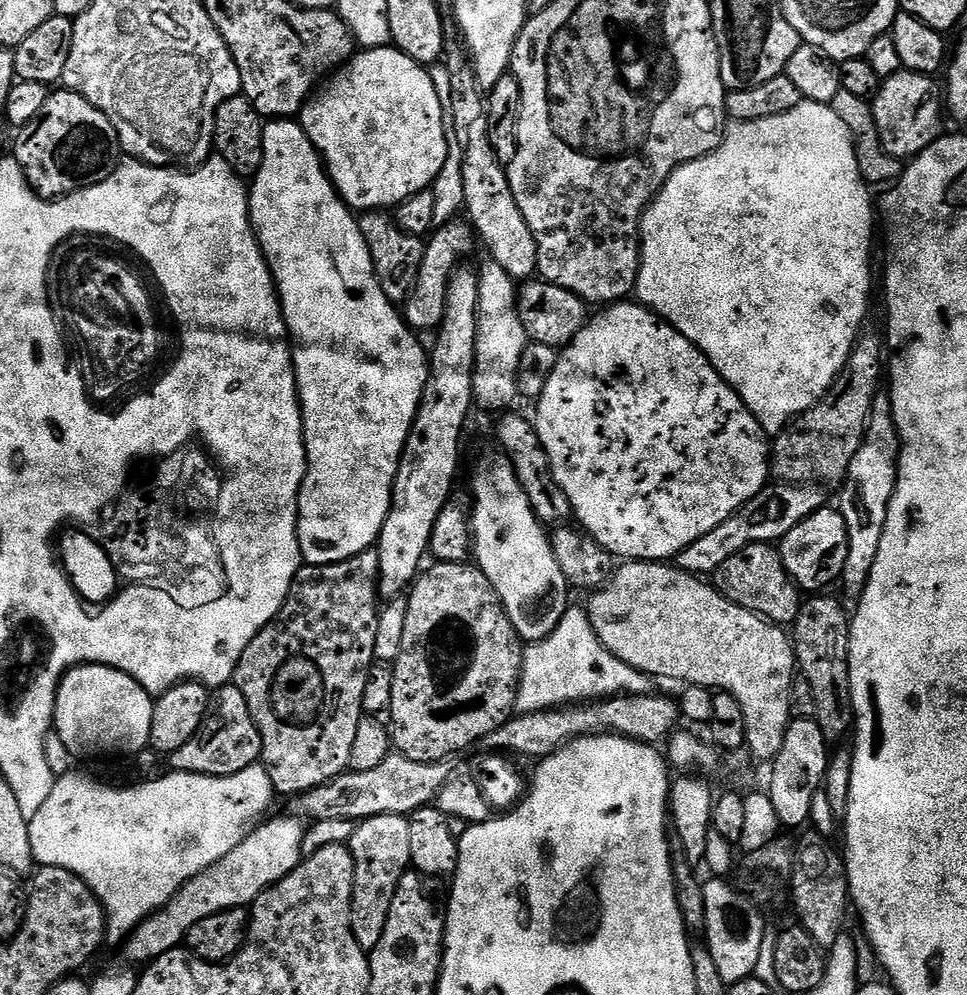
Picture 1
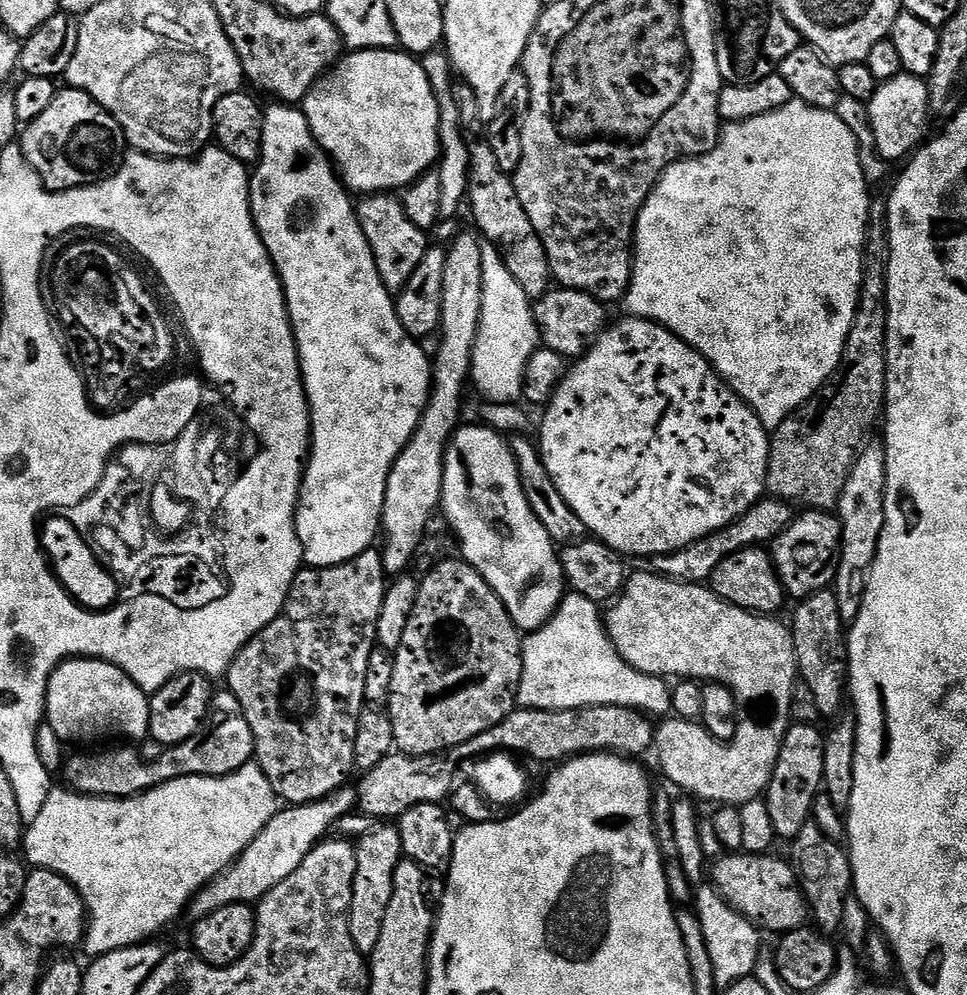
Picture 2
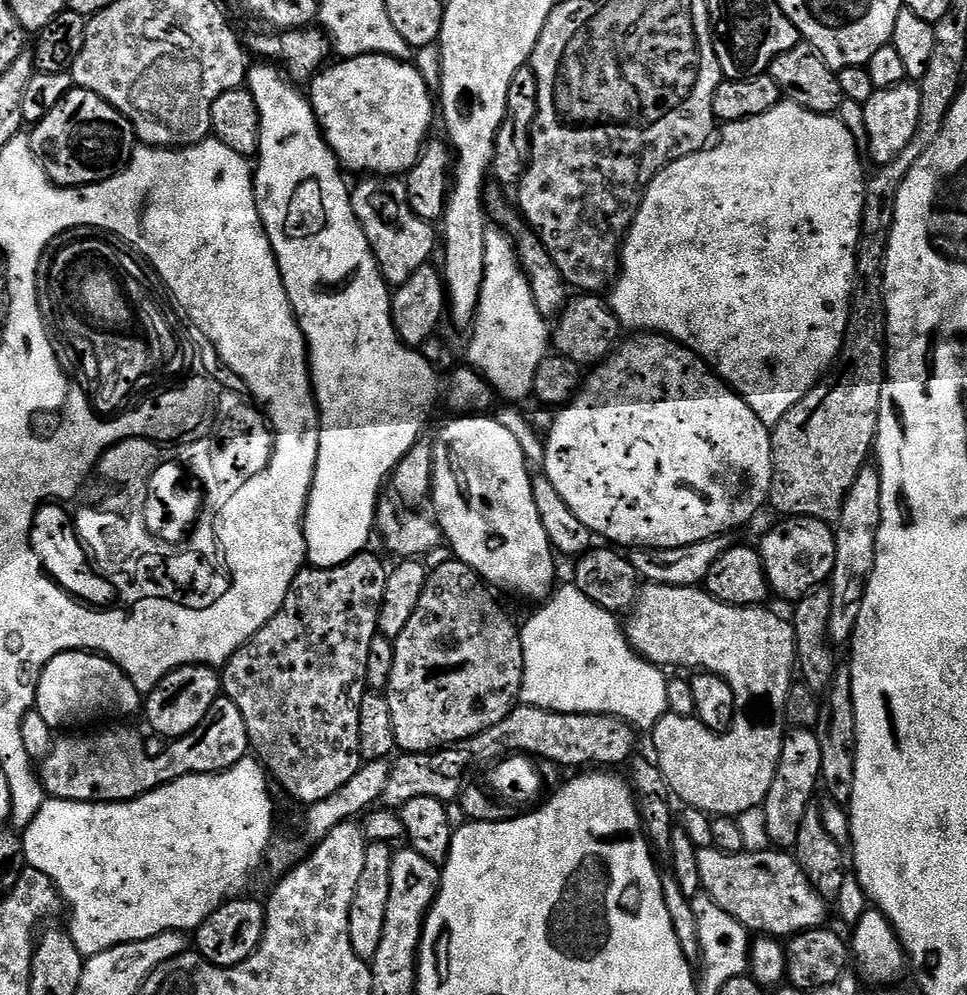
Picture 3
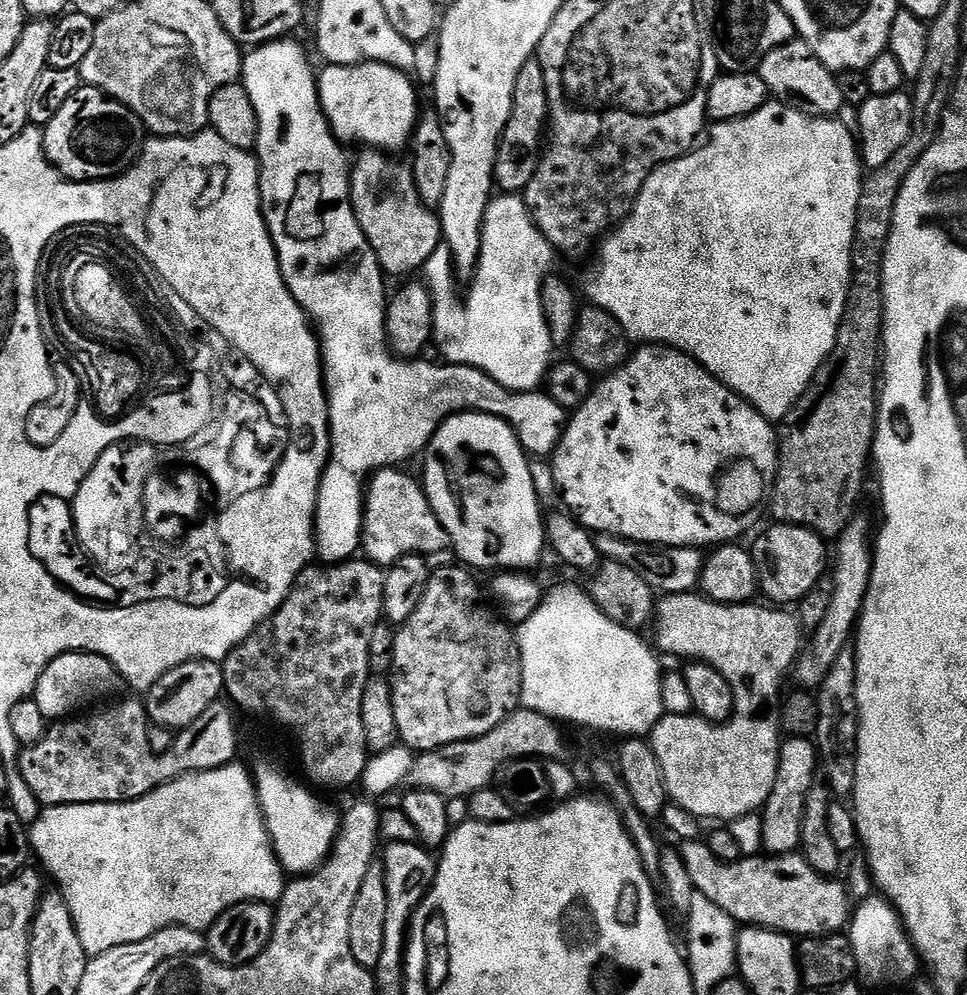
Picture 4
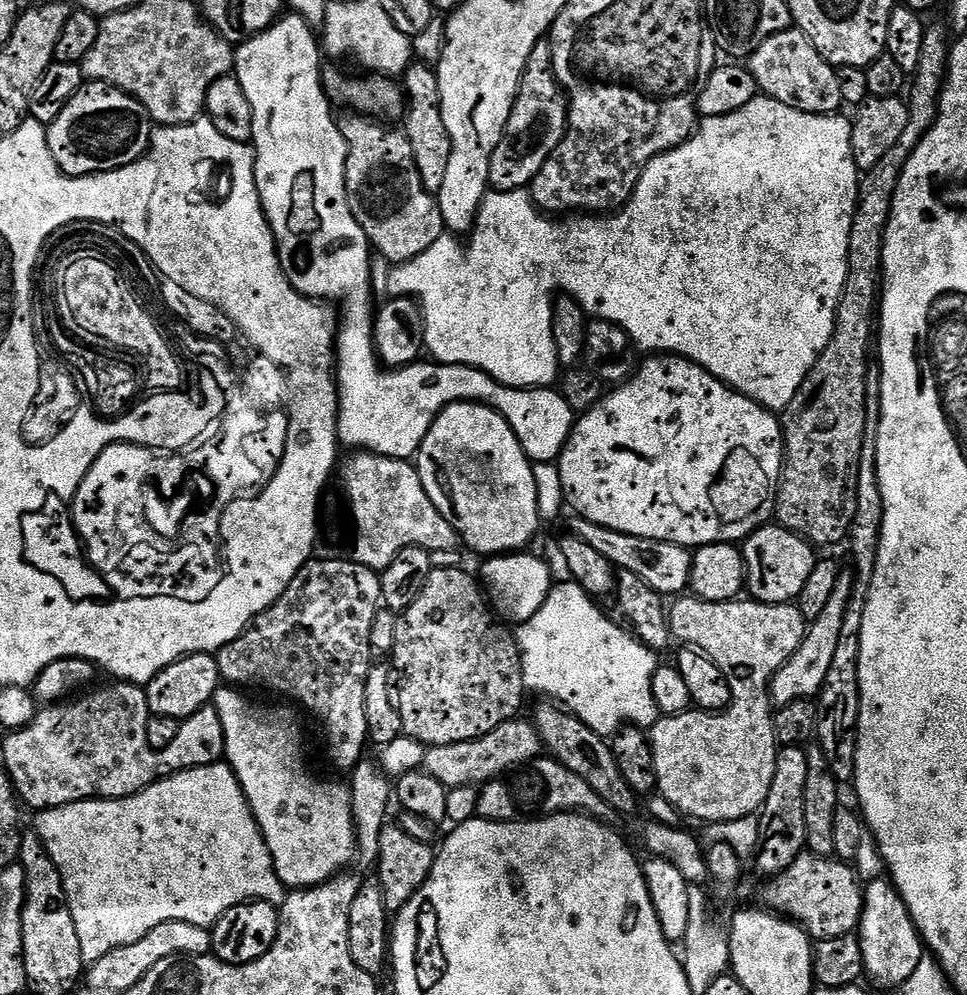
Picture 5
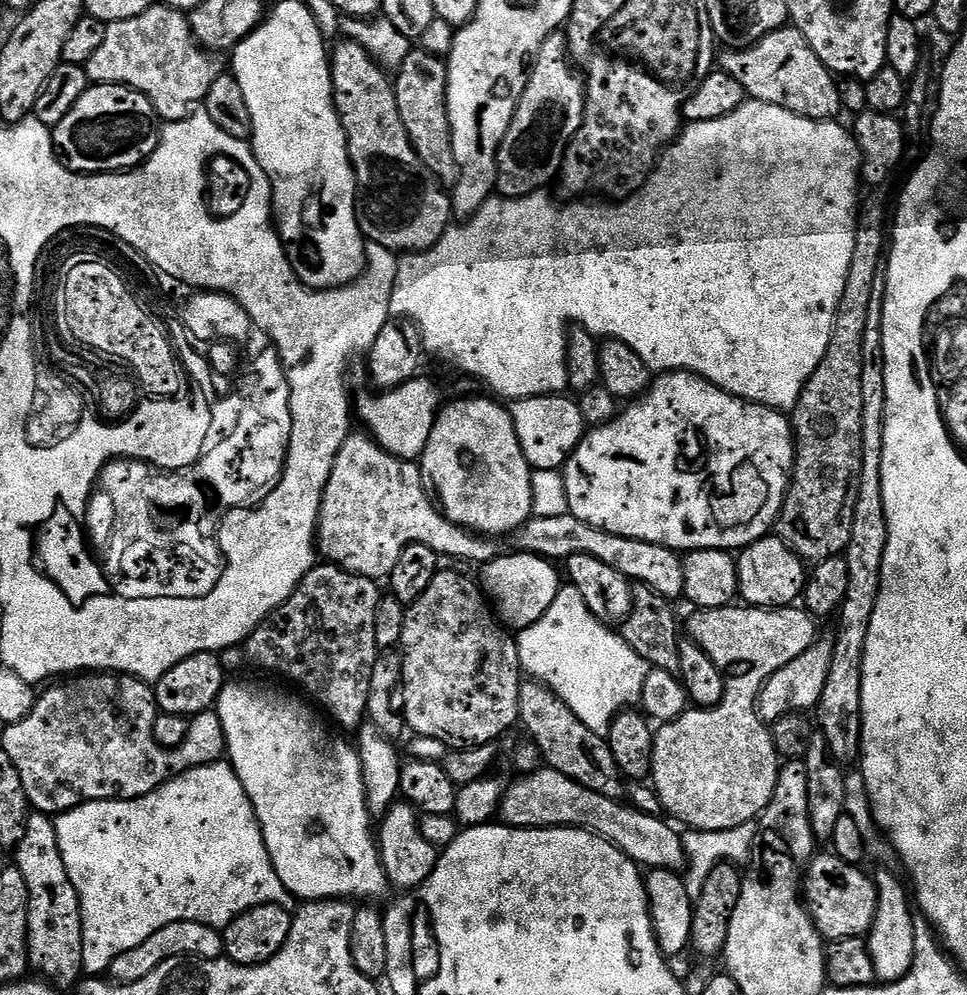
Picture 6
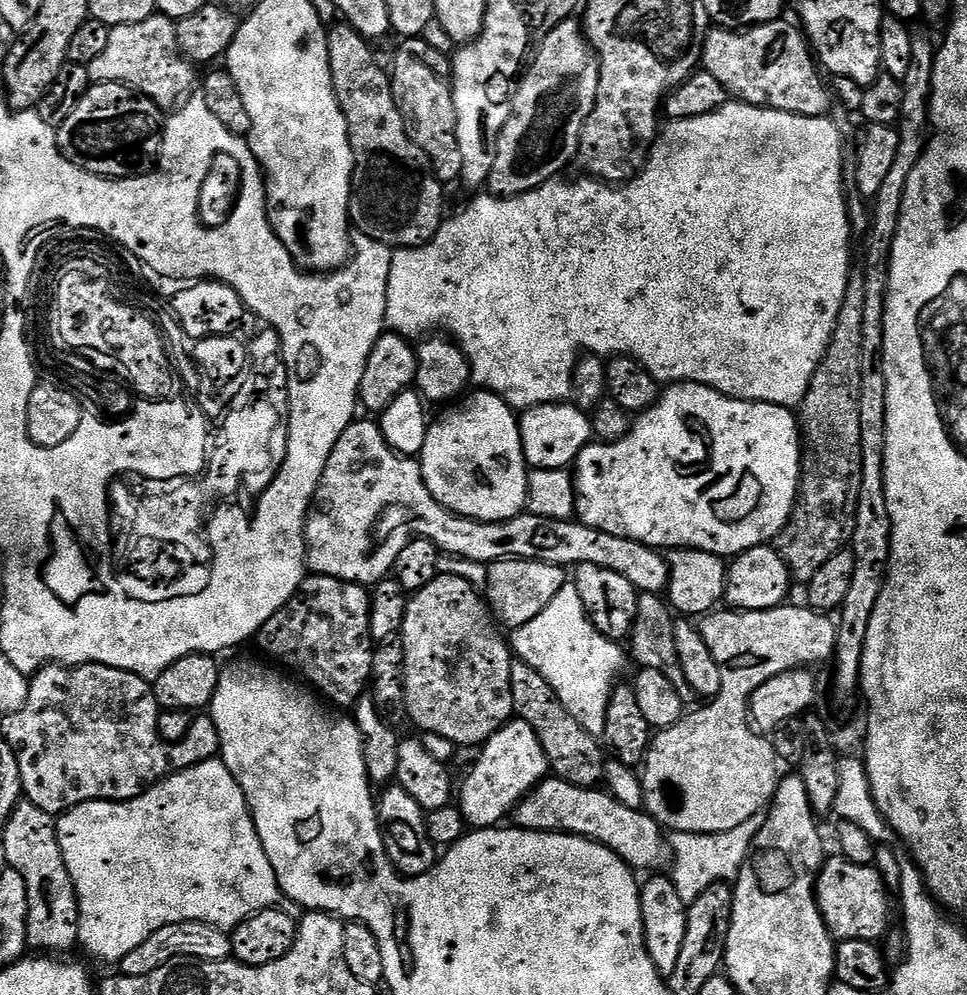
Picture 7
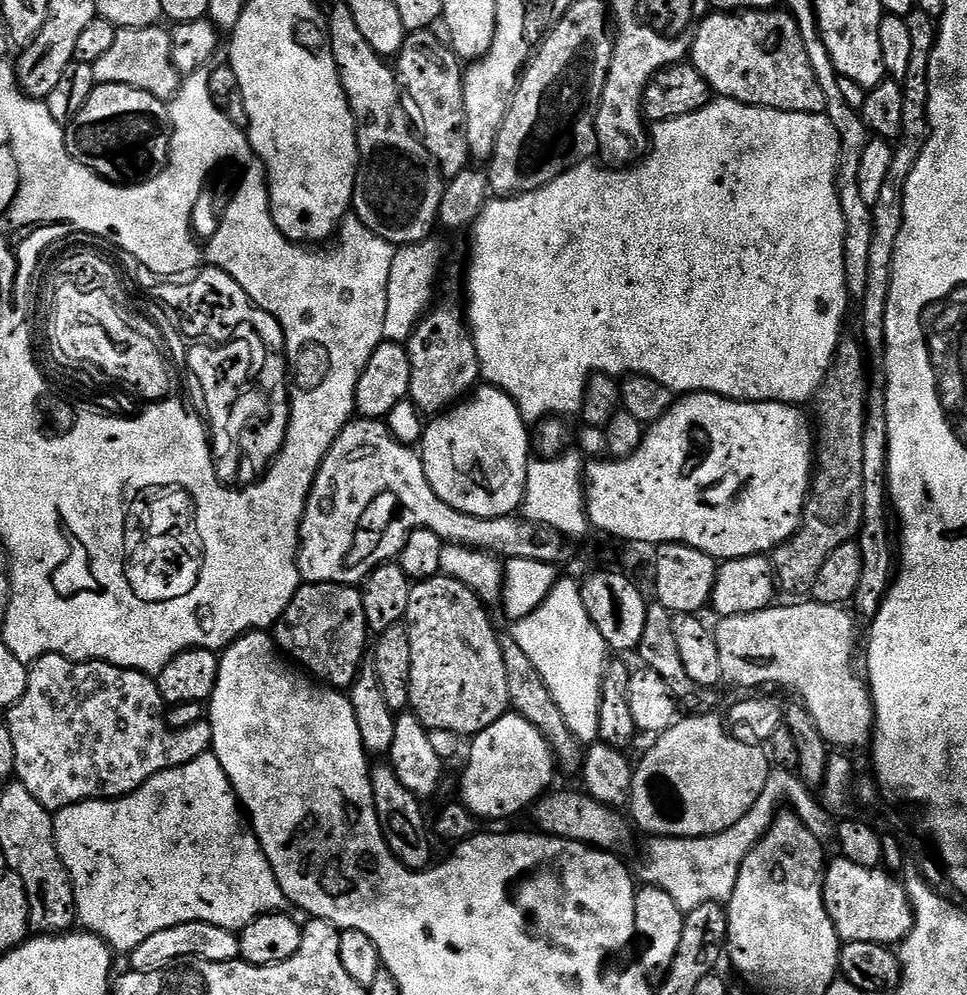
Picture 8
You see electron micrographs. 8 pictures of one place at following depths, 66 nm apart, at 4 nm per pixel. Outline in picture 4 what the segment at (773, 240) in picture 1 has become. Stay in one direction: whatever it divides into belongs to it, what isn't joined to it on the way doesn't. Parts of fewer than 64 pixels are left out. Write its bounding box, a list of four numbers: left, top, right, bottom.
[588,102,862,422]

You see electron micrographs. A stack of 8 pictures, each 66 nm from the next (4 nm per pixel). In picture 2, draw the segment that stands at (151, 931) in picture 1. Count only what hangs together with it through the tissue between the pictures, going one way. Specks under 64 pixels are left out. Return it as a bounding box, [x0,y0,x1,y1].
[190,786,357,917]

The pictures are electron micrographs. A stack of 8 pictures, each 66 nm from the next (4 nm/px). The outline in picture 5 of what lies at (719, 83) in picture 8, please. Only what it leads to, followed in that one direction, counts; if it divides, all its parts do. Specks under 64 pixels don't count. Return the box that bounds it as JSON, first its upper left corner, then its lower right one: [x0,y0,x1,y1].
[746,26,844,116]

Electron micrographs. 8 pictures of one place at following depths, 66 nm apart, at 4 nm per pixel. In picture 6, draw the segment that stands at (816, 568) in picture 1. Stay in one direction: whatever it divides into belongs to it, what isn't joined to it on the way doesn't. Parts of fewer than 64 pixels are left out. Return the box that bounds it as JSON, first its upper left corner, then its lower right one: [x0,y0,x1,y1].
[736,534,809,608]

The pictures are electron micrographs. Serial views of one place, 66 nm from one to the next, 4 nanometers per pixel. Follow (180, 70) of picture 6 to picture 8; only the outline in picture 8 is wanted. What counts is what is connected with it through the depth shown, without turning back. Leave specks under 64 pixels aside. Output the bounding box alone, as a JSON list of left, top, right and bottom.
[92,26,182,102]

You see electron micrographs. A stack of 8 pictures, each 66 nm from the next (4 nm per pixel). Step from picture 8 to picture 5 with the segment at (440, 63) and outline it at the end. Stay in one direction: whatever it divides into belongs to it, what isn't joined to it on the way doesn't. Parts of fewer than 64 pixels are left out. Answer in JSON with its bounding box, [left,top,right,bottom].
[402,62,452,194]

